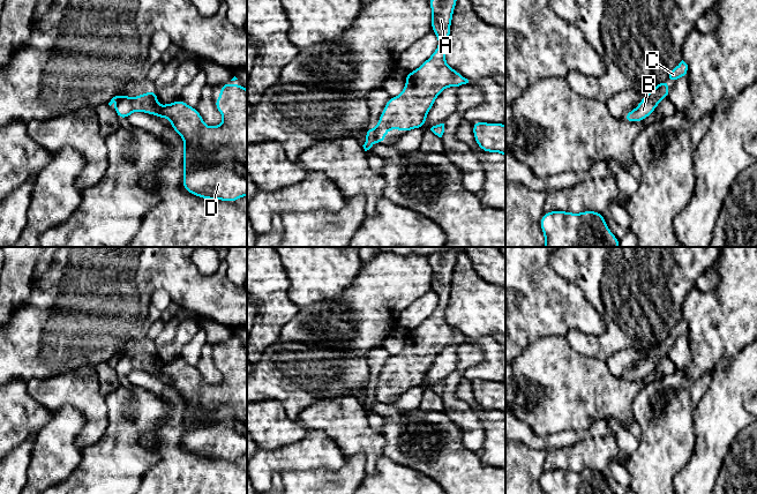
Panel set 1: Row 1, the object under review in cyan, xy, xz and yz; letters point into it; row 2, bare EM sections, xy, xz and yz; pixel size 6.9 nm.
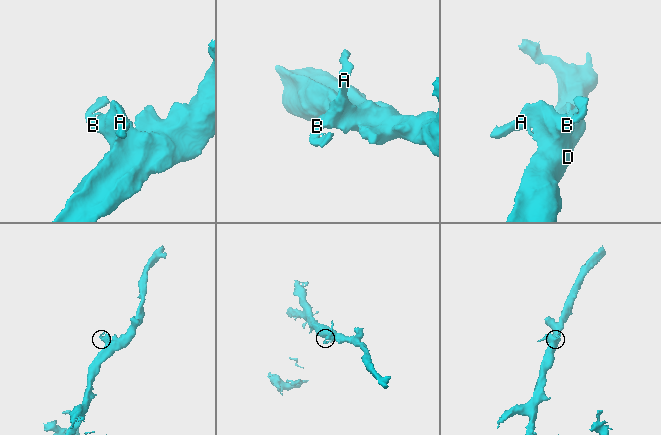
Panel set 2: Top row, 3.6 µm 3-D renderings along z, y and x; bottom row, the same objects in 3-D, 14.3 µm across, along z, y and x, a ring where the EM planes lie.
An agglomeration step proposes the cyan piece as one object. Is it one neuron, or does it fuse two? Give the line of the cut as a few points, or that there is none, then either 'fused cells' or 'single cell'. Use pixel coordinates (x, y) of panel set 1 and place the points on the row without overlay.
cut yz (643, 357), (653, 357), (658, 361); fused cells

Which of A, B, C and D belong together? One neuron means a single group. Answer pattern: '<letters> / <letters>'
A B D / C

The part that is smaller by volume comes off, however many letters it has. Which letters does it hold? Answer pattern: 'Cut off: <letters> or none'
Cut off: C

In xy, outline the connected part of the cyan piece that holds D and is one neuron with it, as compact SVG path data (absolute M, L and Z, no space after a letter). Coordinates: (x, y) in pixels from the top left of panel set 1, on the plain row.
M241 343L220 344L220 354L215 365L223 374L223 381L208 386L196 366L182 358L172 362L157 364L157 350L141 352L134 357L121 353L115 366L119 377L127 377L134 369L167 376L183 398L183 437L182 446L190 452L207 458L237 459L247 454L247 349Z

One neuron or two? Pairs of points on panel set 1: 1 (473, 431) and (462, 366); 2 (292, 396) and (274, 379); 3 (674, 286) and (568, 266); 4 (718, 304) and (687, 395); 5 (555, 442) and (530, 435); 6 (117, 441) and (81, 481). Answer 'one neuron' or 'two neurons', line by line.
1: one neuron
2: one neuron
3: one neuron
4: two neurons
5: one neuron
6: one neuron

